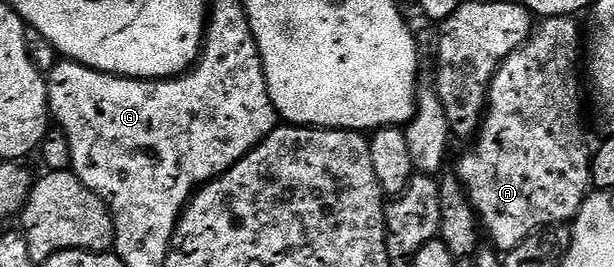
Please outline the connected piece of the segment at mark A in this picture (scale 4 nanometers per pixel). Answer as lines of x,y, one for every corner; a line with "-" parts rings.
572,16
568,17
547,17
536,22
535,28
533,30
533,34
526,39
522,45
519,46
516,51
514,51
511,55
507,55
507,59
501,66
497,69
497,74
493,76
493,81
489,84
489,88
487,90
487,104
485,106
485,111
483,114
483,120
481,123
480,129
477,130
475,134
475,140
472,142
473,150
470,153
465,153
461,157
461,162
458,163
457,167
455,167
455,174
458,180
461,181
462,185
468,192
468,197
471,205
473,206
473,210
477,215
477,219
480,225
480,228
483,230
484,236
490,237
492,248
498,251
508,251
510,249
514,249
515,247
519,247
519,243
523,243
523,239
527,239
527,235
531,235
532,233
539,232
540,229
548,229
554,225
565,225
566,223
572,222
578,211
581,209
581,205
585,202
586,197
589,196
591,192
591,178
589,176
589,167
591,164
591,145
588,145
585,142
585,125
581,122
581,85
583,89
583,81
577,78
577,60
582,60
583,57
583,29
580,29
579,26
576,25
574,18

